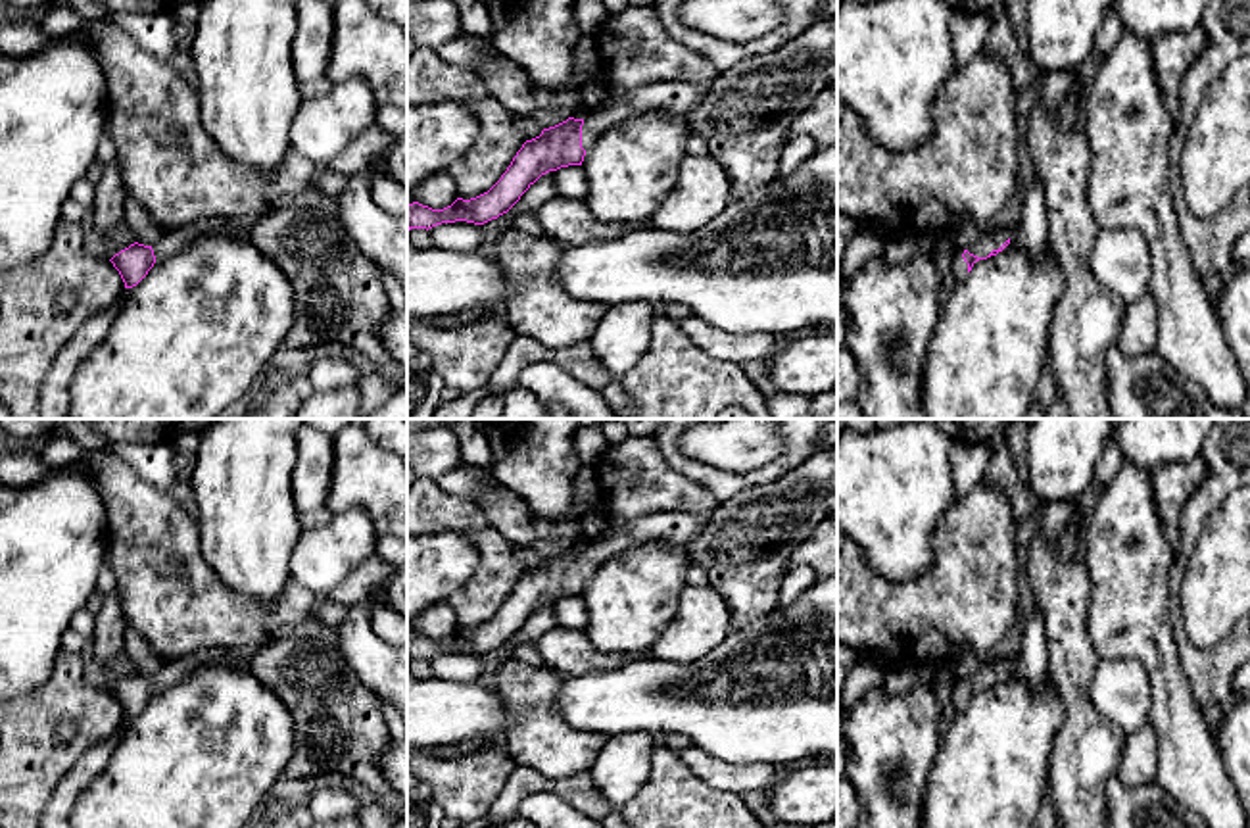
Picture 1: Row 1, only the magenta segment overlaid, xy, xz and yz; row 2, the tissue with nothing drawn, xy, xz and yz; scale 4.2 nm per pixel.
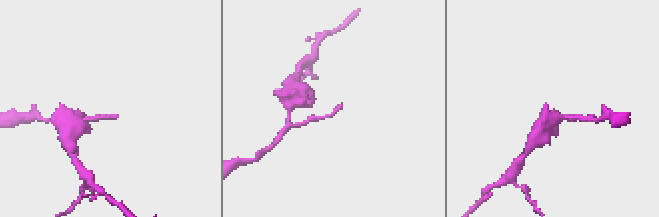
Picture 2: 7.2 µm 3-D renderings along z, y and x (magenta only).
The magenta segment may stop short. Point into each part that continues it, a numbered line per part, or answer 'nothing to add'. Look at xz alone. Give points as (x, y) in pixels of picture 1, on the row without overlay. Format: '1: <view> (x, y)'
1: xz (671, 525)

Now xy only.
1: xy (171, 669)

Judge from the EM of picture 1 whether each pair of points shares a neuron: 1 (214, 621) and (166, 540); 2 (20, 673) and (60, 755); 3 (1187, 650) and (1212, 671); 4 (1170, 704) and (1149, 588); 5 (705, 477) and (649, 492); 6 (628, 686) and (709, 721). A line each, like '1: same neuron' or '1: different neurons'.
1: same neuron
2: different neurons
3: same neuron
4: same neuron
5: different neurons
6: same neuron

